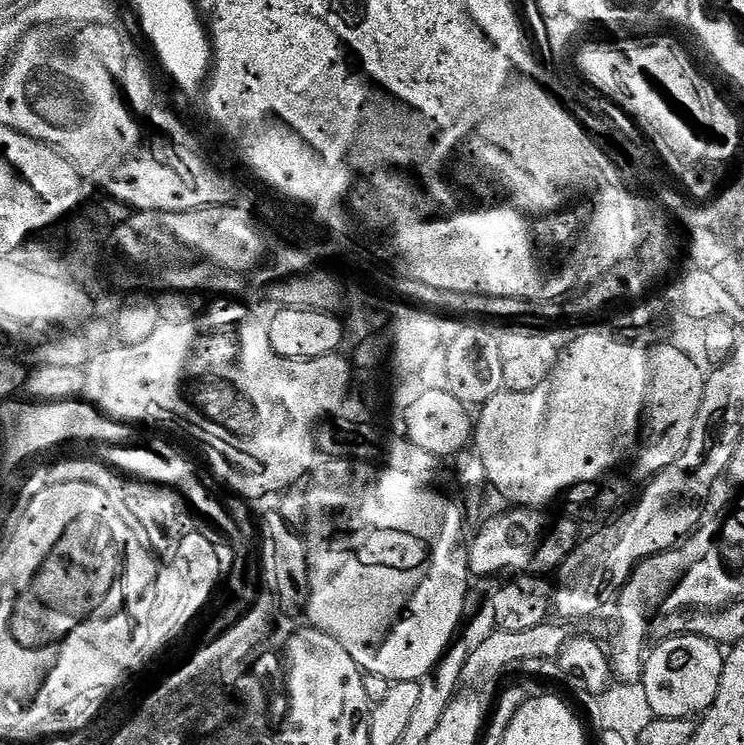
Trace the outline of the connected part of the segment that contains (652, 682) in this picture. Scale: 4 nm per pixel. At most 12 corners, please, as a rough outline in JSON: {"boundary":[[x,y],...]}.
{"boundary":[[701,636],[647,653],[656,718],[699,717],[716,701],[725,653]]}

